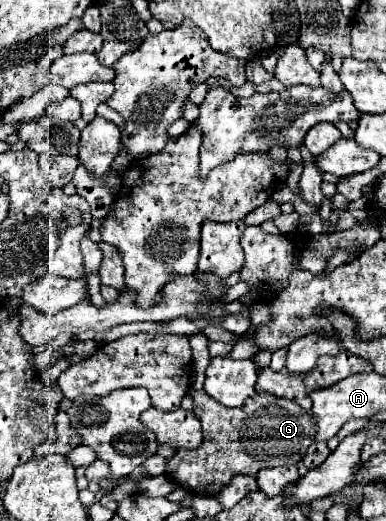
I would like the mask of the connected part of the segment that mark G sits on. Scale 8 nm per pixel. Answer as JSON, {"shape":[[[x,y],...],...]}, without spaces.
{"shape":[[[190,391],[190,397],[194,401],[194,415],[202,423],[204,443],[198,447],[198,451],[176,451],[176,455],[166,463],[166,475],[182,485],[184,489],[196,493],[196,495],[216,495],[224,485],[230,483],[234,475],[256,475],[262,467],[276,467],[276,465],[294,465],[302,461],[306,455],[306,449],[312,443],[314,425],[310,423],[310,411],[304,411],[298,403],[280,399],[270,393],[256,393],[246,399],[242,407],[228,409],[222,407],[222,403],[214,403],[206,391]]]}

